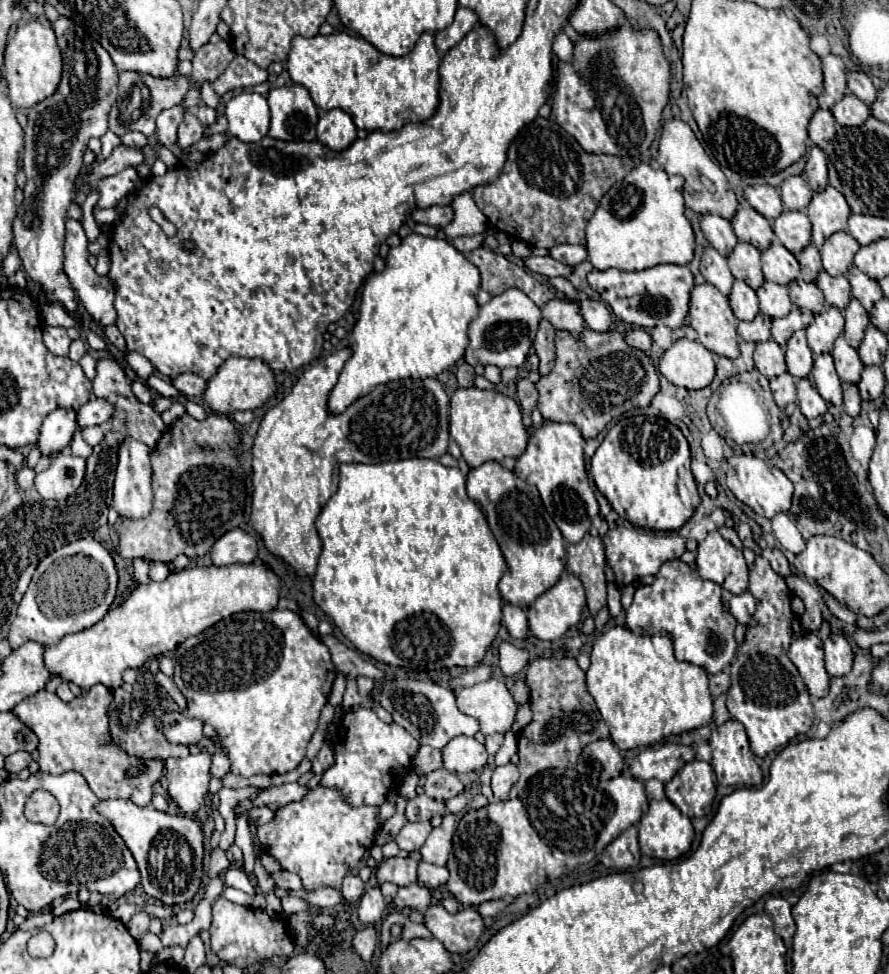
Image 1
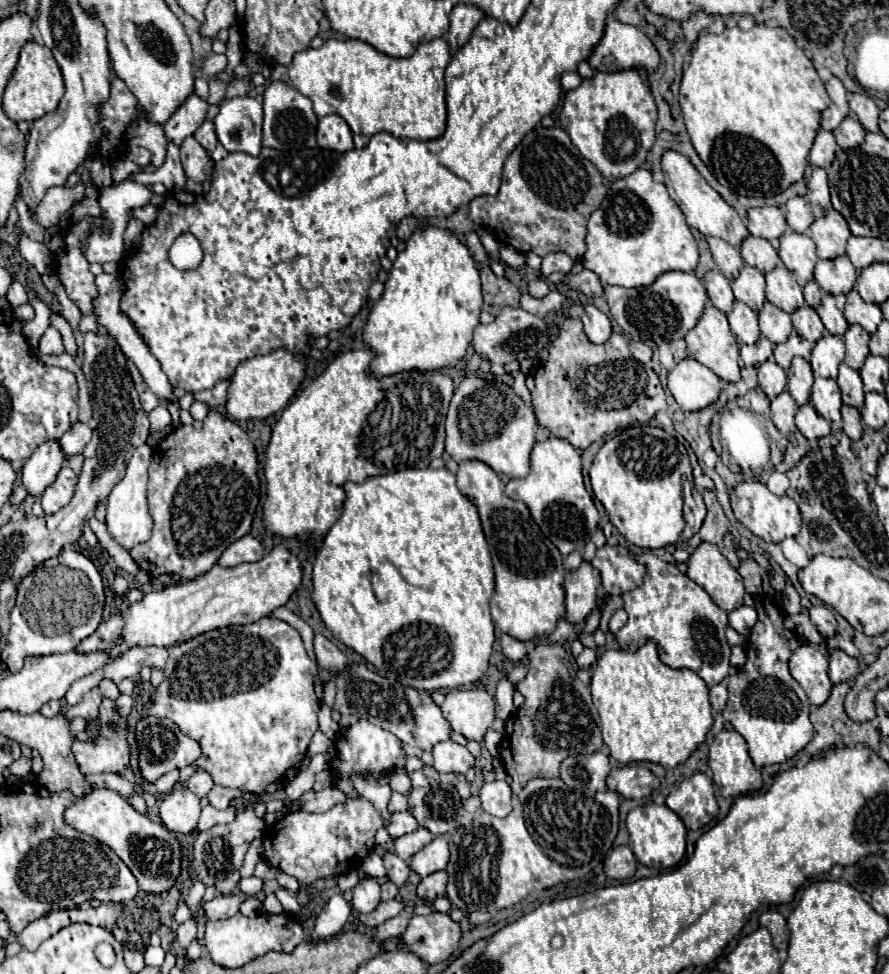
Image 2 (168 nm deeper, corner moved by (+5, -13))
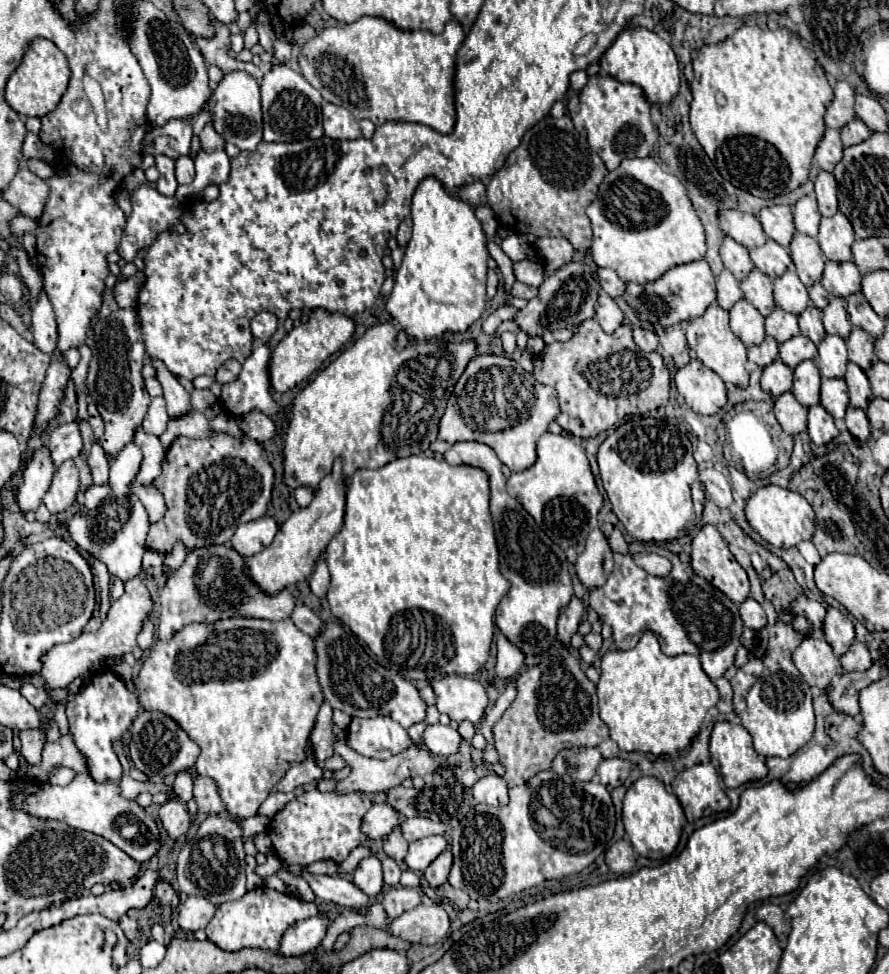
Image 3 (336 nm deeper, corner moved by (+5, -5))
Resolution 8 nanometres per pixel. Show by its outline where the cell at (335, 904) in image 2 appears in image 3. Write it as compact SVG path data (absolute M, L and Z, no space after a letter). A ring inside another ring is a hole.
M320 912L314 918L296 922L286 930L278 948L280 954L308 954L308 950L316 950L326 936L330 922L330 912Z

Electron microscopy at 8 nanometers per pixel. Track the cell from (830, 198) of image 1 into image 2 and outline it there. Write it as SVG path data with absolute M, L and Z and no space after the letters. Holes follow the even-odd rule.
M830 210L824 218L814 220L808 236L814 240L818 256L822 260L832 260L846 254L846 242L850 232L844 218L836 214L836 210Z

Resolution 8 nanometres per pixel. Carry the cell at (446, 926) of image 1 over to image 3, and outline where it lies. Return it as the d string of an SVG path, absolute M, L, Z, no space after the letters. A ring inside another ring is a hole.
M438 904L432 906L416 906L396 920L390 922L388 928L392 934L408 940L410 944L424 944L434 946L440 938L444 938L450 930L450 918L446 910Z

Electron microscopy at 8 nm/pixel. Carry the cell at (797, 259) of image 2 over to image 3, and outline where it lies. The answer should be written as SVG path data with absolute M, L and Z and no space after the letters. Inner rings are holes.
M796 232L788 250L804 286L812 286L812 282L818 282L822 278L824 254L812 236Z

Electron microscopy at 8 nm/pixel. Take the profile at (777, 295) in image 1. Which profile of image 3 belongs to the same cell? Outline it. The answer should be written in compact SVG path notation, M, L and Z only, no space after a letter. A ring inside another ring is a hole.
M776 306L768 316L766 316L766 334L776 338L776 342L786 342L788 338L800 334L798 322L794 314L784 312L780 306Z

